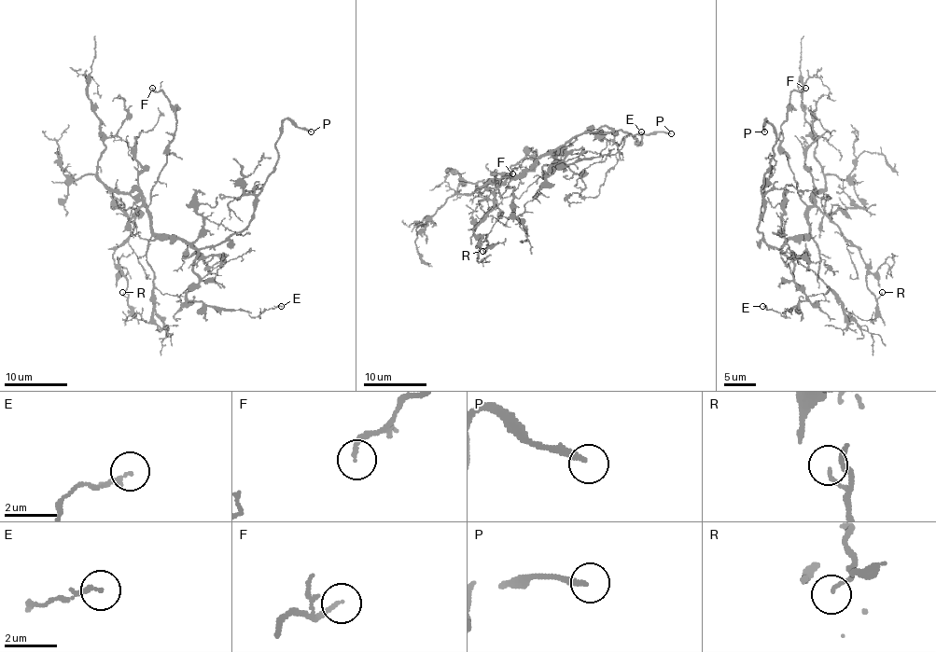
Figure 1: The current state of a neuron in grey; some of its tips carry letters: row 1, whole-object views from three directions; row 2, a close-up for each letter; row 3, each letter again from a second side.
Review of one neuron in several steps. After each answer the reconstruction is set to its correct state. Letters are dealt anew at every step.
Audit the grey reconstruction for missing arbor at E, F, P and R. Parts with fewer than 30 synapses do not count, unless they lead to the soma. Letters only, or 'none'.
P

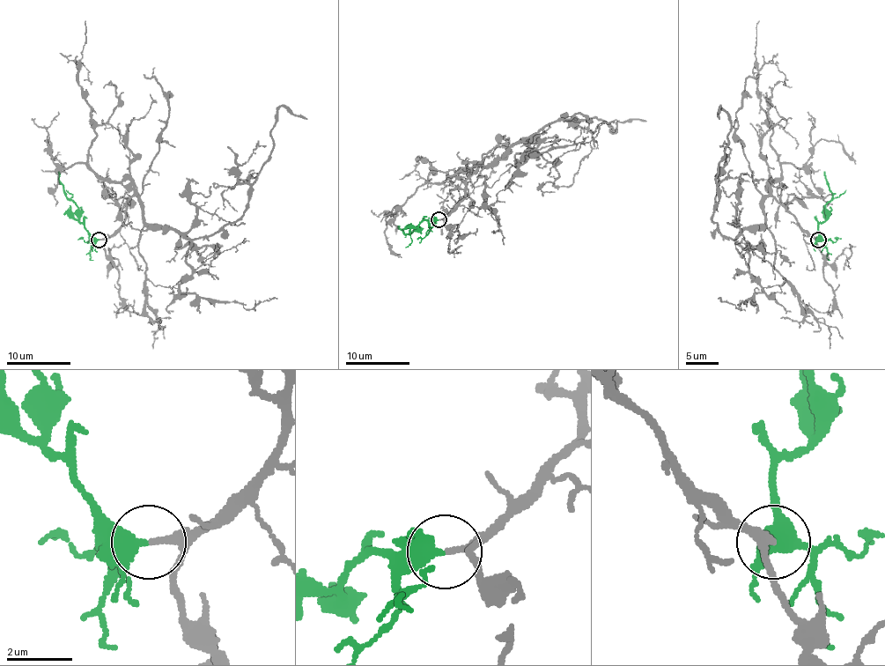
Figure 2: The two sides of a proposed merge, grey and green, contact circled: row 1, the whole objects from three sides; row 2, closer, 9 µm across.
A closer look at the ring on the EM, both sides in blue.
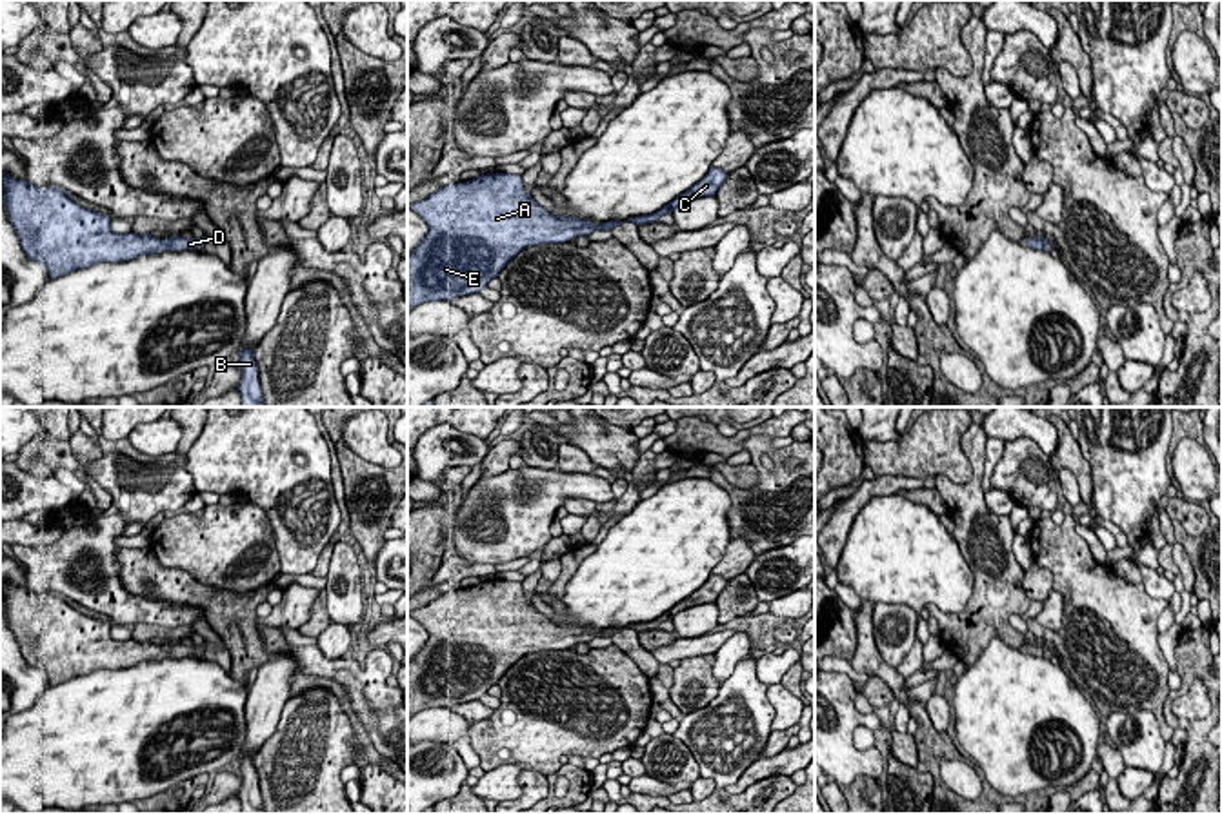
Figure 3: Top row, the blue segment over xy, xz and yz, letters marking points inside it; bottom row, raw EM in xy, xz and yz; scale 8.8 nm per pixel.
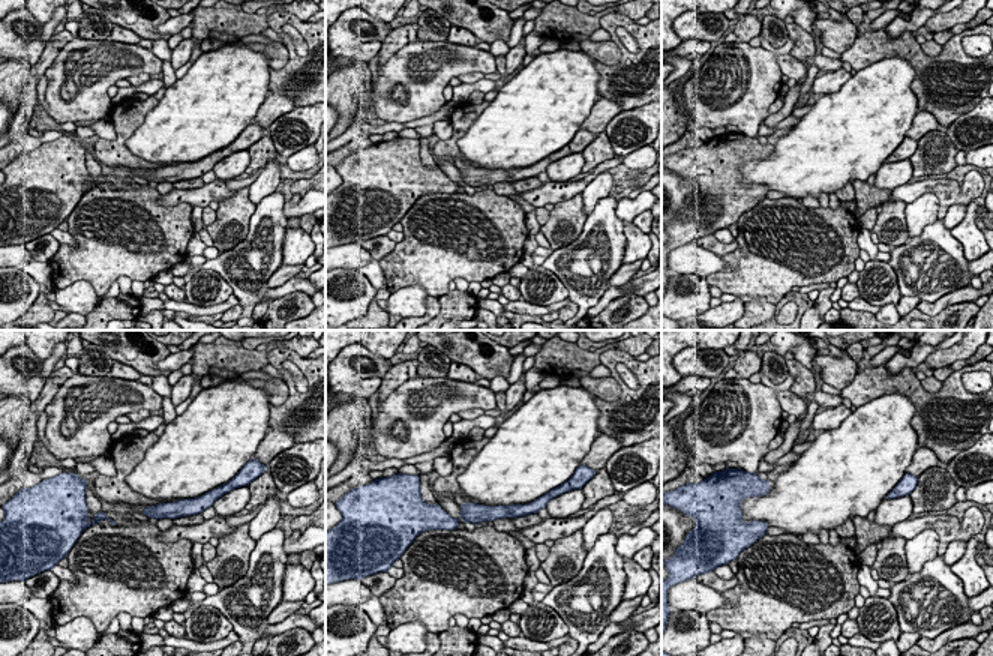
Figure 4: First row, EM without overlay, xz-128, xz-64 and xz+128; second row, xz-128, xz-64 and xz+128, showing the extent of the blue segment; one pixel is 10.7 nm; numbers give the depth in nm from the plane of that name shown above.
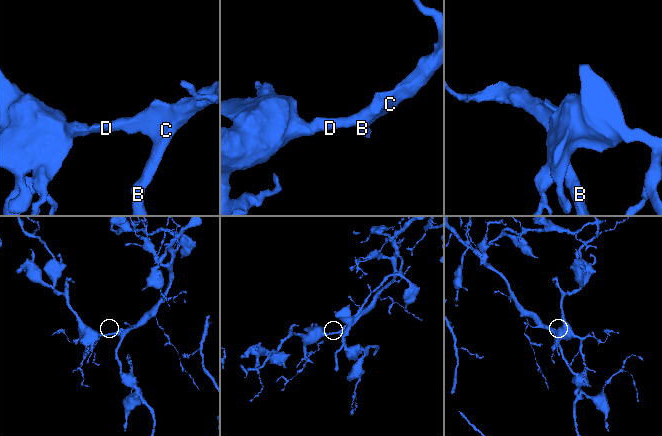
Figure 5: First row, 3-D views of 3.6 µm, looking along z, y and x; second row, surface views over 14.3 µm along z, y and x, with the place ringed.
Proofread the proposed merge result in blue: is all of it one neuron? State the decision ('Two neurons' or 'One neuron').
One neuron

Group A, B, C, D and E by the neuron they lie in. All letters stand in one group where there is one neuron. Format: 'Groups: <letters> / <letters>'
Groups: A B C D E

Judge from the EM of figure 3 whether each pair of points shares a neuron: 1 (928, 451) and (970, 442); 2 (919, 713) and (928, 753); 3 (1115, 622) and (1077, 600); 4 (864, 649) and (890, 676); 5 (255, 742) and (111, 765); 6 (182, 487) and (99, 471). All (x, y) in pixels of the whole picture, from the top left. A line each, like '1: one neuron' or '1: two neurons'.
1: two neurons
2: one neuron
3: one neuron
4: one neuron
5: two neurons
6: one neuron

